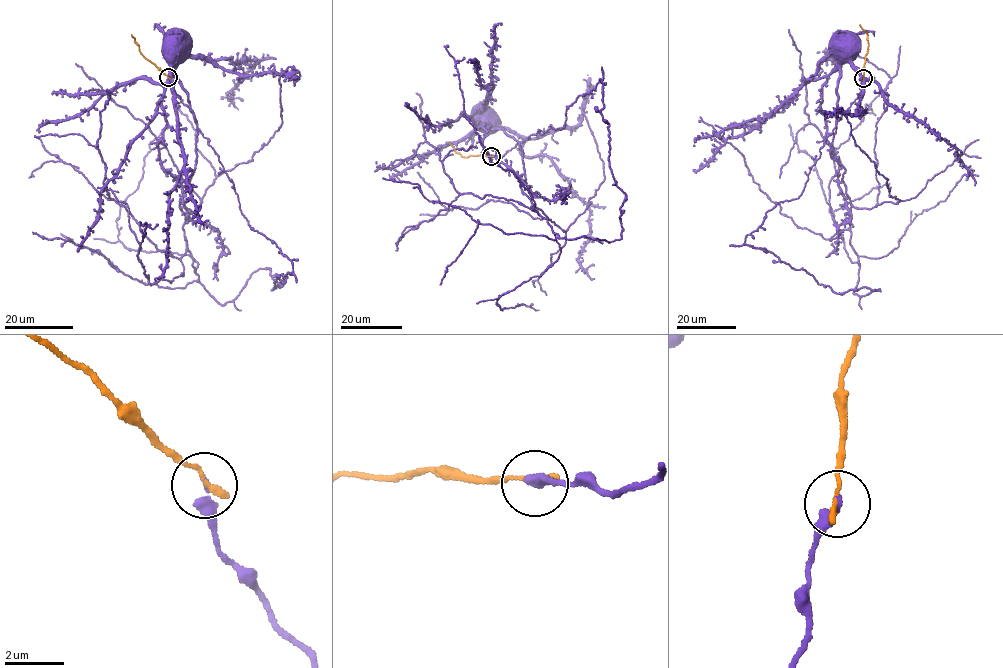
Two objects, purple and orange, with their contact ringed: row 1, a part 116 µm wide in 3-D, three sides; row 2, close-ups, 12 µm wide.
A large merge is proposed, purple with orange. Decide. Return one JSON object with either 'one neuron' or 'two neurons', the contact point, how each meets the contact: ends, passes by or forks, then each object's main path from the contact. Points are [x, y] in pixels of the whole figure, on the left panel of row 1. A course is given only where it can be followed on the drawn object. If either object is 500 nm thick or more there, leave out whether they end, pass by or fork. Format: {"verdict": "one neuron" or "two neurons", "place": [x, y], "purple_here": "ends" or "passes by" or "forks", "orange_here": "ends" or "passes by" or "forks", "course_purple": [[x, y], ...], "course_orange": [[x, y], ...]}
{"verdict": "two neurons", "place": [168, 77], "purple_here": "ends", "orange_here": "ends", "course_purple": [[168, 77], [170, 86], [194, 115], [197, 126], [188, 93], [174, 74], [174, 51]], "course_orange": [[168, 77], [140, 51], [131, 34]]}

